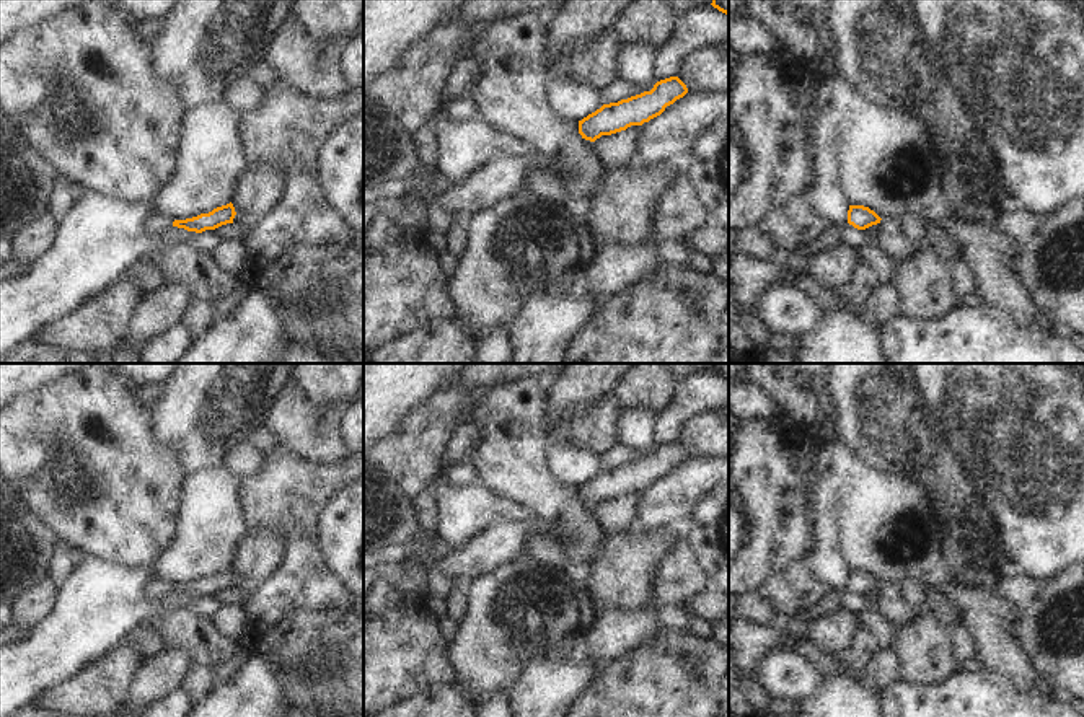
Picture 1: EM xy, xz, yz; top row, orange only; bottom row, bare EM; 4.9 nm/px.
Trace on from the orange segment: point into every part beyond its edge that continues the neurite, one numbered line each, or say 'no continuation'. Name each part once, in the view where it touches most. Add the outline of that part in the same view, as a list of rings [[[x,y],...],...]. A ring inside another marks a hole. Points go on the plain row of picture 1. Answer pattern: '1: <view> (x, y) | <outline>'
1: xy (152, 589) | [[[147,582],[145,593],[150,598],[161,598],[173,592],[173,585],[161,583],[161,582]]]

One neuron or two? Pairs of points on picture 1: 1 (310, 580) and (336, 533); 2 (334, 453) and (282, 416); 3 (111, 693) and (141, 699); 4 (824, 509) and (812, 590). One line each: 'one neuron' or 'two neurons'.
1: two neurons
2: one neuron
3: two neurons
4: two neurons

